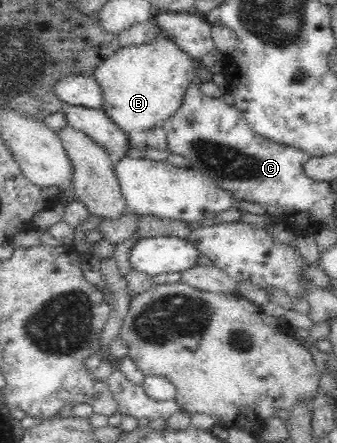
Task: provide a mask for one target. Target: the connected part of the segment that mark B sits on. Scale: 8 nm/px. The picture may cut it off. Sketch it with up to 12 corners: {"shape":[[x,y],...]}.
{"shape":[[163,33],[92,72],[127,135],[164,124],[196,78]]}

